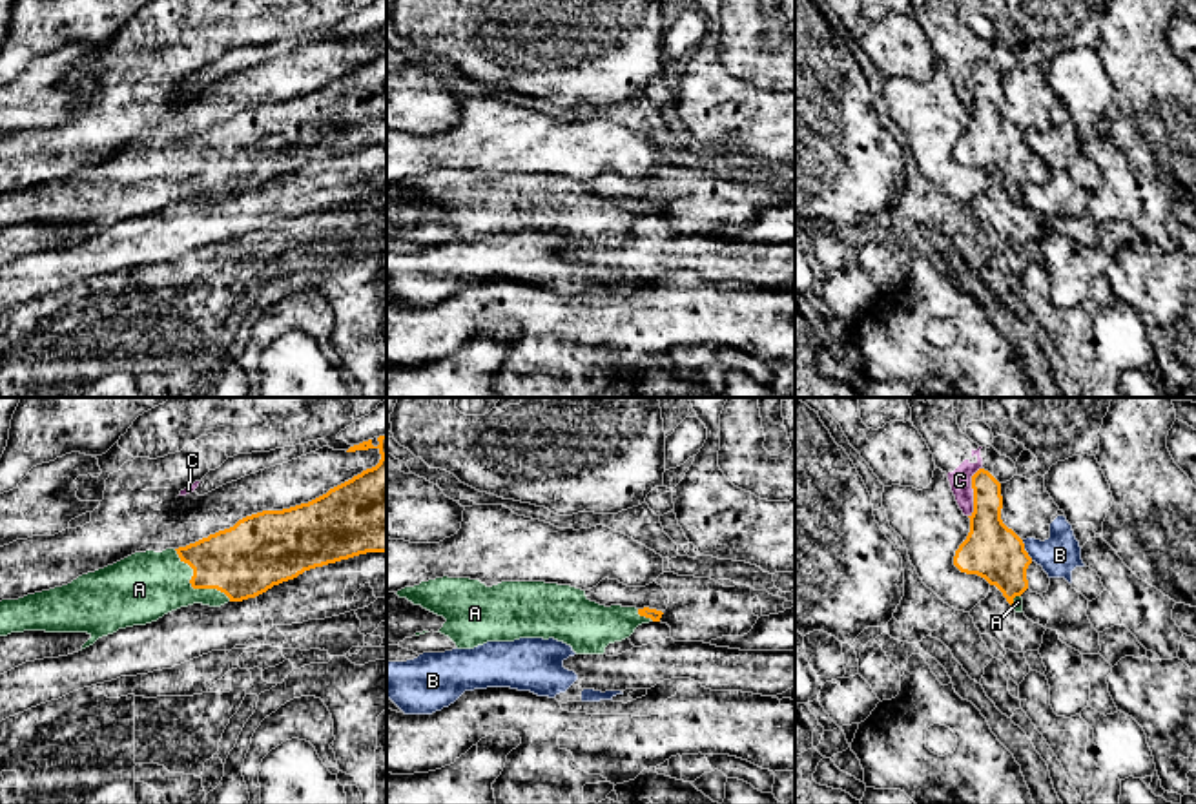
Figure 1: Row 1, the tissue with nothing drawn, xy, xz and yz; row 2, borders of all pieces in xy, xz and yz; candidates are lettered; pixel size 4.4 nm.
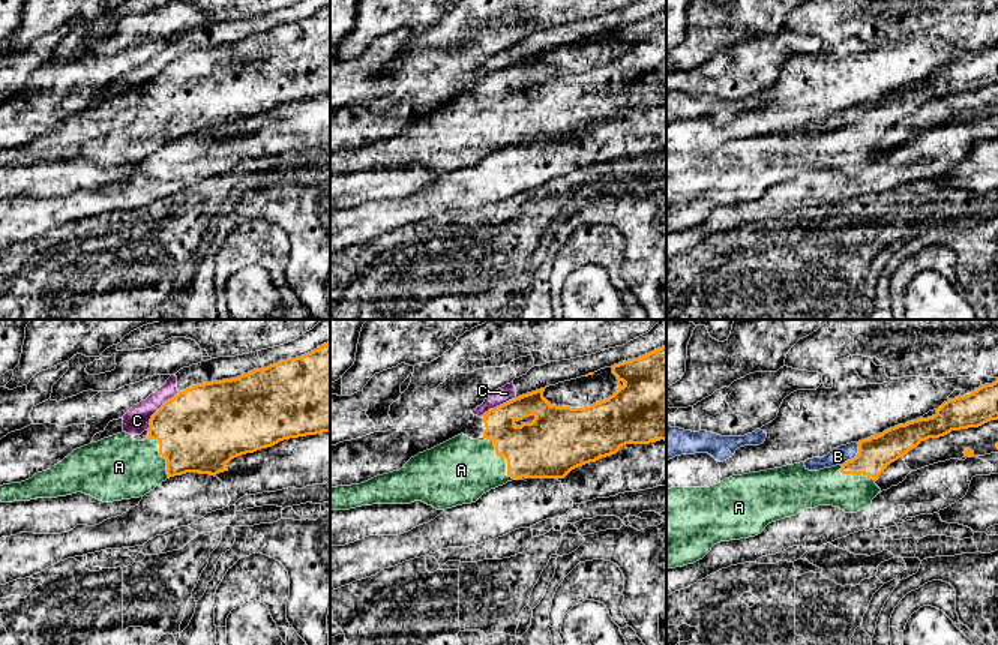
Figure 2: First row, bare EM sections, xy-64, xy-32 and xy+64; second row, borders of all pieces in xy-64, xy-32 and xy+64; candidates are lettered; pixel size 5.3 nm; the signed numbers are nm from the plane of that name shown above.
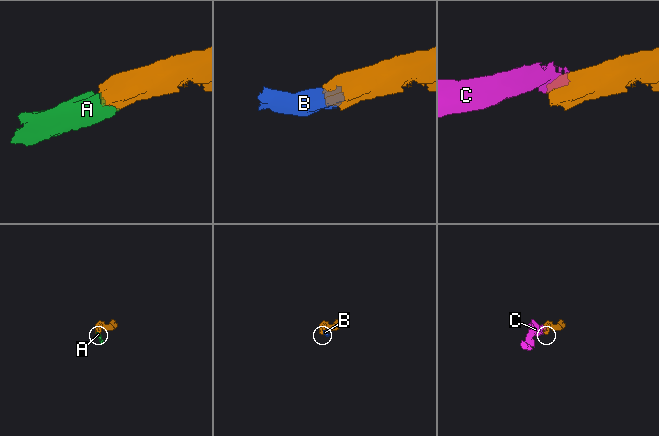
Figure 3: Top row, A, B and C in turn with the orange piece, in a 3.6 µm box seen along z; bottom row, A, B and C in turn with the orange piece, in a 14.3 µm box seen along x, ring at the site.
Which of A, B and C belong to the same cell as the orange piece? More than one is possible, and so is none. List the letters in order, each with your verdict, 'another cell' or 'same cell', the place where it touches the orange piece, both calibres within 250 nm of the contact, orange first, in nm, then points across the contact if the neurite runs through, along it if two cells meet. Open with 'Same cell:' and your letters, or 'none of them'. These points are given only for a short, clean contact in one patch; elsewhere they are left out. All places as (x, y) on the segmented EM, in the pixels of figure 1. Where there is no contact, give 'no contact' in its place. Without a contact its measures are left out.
Same cell: A
A: same cell; meets orange in xy at (194, 587); 320 nm thick on the orange side, 300 nm on the other
B: another cell; meets orange in yz at (1025, 551); 260 nm thick on the orange side, 180 nm on the other; border along yz (1021, 540), (1032, 560)
C: another cell; meets orange in yz at (974, 493); 220 nm thick on the orange side, 100 nm on the other

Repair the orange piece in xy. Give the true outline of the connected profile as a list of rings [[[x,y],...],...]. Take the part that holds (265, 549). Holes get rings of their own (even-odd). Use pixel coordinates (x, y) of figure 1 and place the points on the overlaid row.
[[[387,434],[379,436],[377,441],[377,447],[368,439],[346,450],[377,448],[381,459],[376,467],[363,470],[308,503],[283,510],[263,510],[186,547],[166,549],[162,552],[135,552],[113,565],[82,574],[67,585],[27,594],[18,600],[2,600],[0,636],[24,631],[88,633],[91,638],[82,645],[82,649],[86,649],[98,638],[113,634],[119,629],[157,622],[180,607],[193,603],[221,607],[228,602],[242,602],[266,593],[273,585],[294,580],[304,571],[366,552],[387,552]]]

